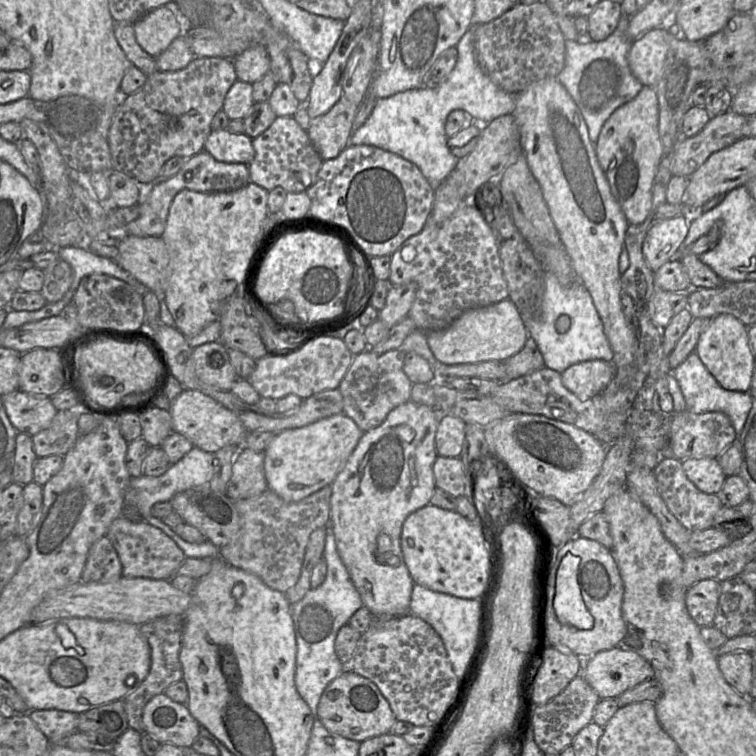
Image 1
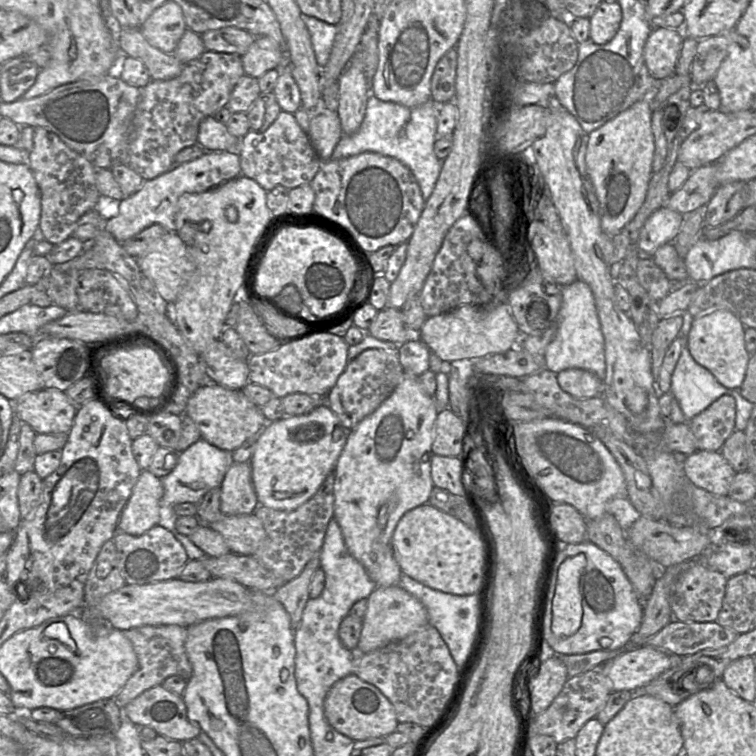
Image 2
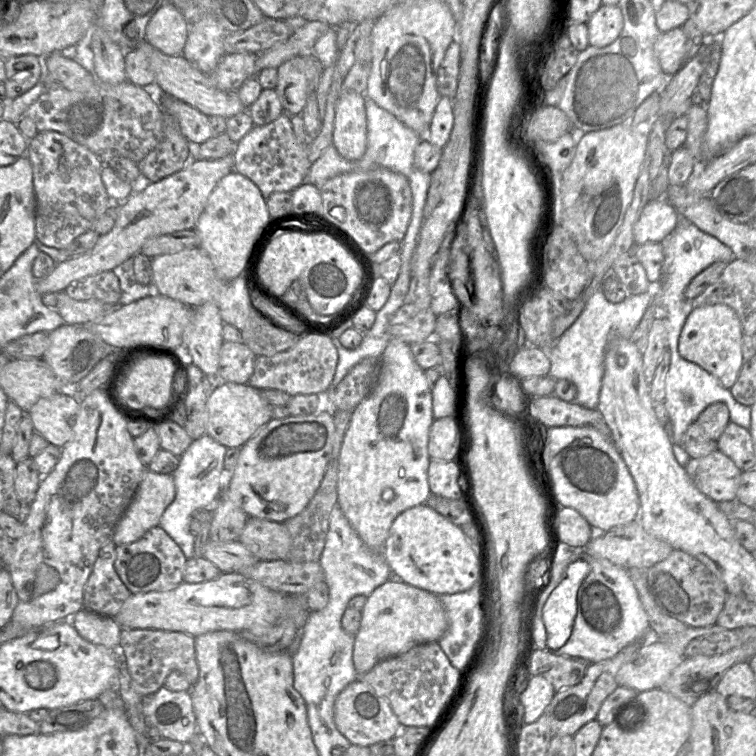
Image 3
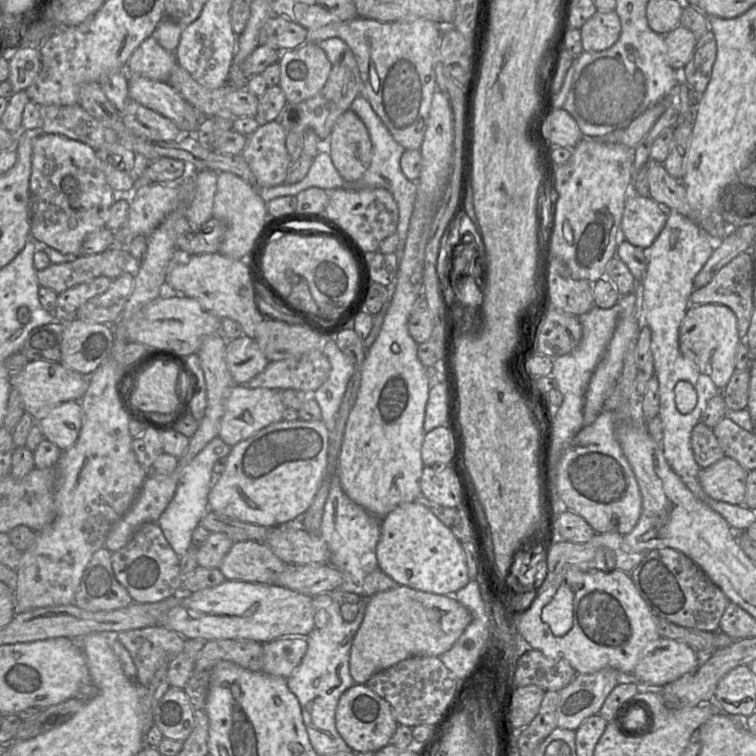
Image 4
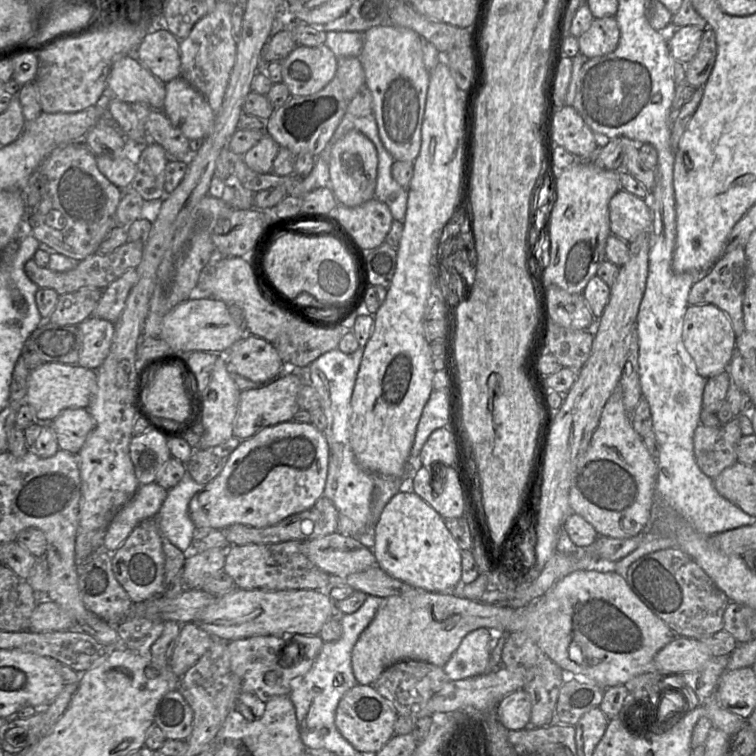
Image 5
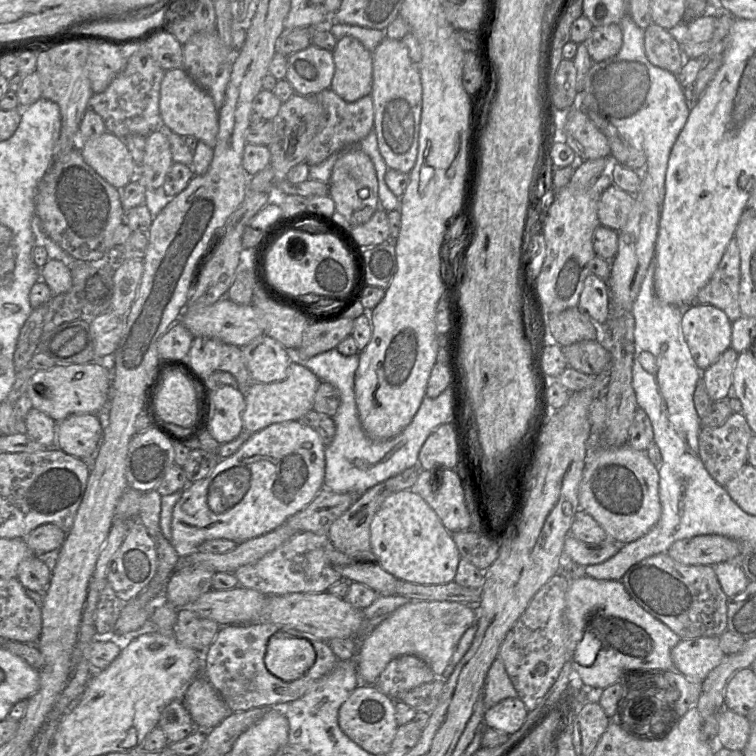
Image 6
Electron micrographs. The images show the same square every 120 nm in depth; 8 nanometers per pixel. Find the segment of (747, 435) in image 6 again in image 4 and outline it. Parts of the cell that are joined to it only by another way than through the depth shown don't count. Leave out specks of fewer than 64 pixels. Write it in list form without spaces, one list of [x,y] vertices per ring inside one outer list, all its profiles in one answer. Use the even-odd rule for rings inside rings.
[[[701,421],[693,427],[690,442],[700,468],[707,468],[725,456],[713,431]]]

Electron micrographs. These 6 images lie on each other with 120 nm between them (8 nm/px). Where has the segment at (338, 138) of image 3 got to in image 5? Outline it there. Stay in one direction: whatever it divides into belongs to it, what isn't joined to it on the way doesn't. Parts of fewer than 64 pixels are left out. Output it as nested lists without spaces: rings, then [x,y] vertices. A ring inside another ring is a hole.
[[[350,130],[332,148],[329,173],[330,184],[338,204],[356,207],[375,198],[378,154],[373,142],[358,130]]]

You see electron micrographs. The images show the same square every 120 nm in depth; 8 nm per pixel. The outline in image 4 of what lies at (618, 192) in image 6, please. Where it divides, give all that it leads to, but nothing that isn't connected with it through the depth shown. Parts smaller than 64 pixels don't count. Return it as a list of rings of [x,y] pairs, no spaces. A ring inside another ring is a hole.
[[[630,193],[624,205],[620,235],[631,244],[647,248],[655,241],[668,218],[668,208],[651,197]]]

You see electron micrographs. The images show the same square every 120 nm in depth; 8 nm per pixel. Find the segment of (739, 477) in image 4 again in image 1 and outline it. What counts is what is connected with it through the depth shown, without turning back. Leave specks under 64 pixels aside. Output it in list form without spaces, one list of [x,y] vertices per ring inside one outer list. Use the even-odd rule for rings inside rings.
[[[715,457],[686,458],[681,463],[687,478],[707,494],[717,494],[727,477]]]

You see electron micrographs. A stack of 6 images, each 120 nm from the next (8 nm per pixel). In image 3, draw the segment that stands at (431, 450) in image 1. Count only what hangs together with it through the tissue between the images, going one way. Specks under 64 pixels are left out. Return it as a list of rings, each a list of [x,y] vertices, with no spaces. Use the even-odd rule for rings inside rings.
[[[389,338],[379,359],[379,376],[370,395],[351,414],[338,462],[337,504],[361,540],[383,553],[385,541],[395,518],[403,511],[425,504],[431,494],[428,483],[429,430],[434,421],[432,393],[424,370],[417,364],[411,345]]]

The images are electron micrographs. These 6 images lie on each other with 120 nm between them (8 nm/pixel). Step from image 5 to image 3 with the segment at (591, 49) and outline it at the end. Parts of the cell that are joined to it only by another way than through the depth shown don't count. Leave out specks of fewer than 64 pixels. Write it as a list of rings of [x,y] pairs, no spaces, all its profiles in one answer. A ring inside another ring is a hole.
[[[603,5],[587,22],[589,45],[603,48],[610,45],[623,29],[623,15],[618,5]]]

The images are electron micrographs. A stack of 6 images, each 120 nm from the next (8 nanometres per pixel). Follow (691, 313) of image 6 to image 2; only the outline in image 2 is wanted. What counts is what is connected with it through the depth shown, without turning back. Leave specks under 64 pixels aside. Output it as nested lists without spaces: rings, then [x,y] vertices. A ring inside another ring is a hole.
[[[714,310],[693,319],[686,346],[696,363],[707,369],[725,388],[739,390],[746,372],[749,353],[745,349],[744,325],[727,310]]]

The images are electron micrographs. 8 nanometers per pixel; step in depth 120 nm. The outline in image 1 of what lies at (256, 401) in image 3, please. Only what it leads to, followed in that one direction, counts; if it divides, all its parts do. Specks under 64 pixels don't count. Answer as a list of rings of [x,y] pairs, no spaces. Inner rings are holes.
[[[183,389],[171,401],[169,413],[172,418],[172,432],[180,433],[189,439],[193,446],[209,453],[216,453],[226,446],[243,447],[248,434],[243,423],[231,410],[198,390]]]

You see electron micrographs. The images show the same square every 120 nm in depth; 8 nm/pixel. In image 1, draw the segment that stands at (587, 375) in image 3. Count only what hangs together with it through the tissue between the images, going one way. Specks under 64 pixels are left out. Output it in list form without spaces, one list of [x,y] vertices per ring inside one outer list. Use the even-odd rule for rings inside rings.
[[[544,271],[544,290],[539,315],[523,319],[530,336],[543,356],[544,365],[559,373],[569,366],[588,360],[612,362],[613,352],[603,331],[603,324],[592,297],[583,283],[563,286],[551,272]]]

